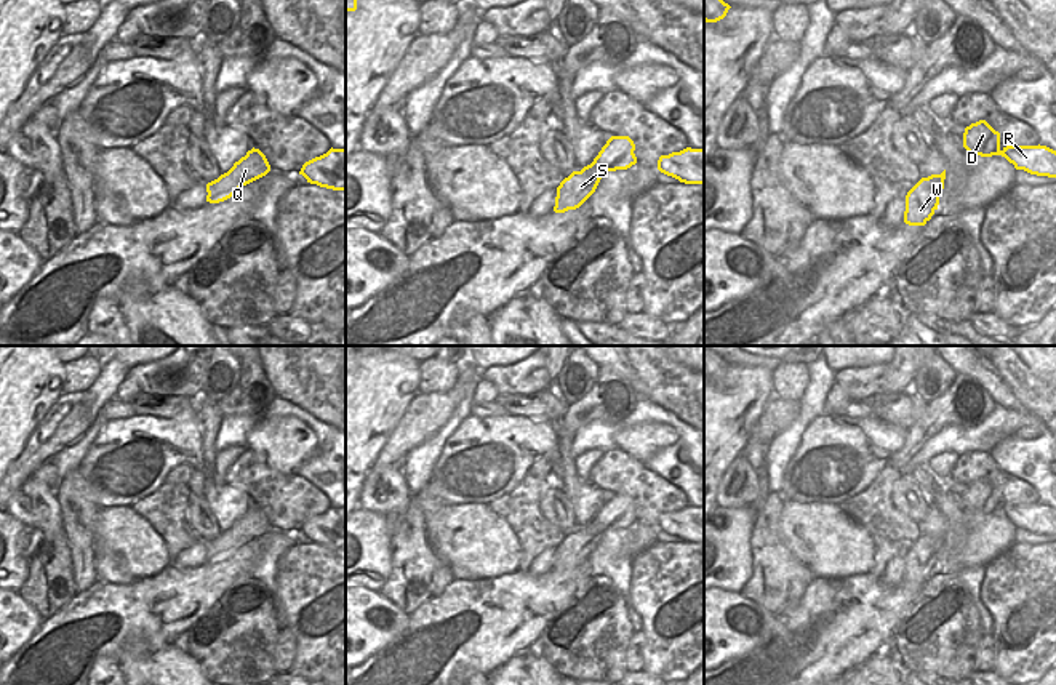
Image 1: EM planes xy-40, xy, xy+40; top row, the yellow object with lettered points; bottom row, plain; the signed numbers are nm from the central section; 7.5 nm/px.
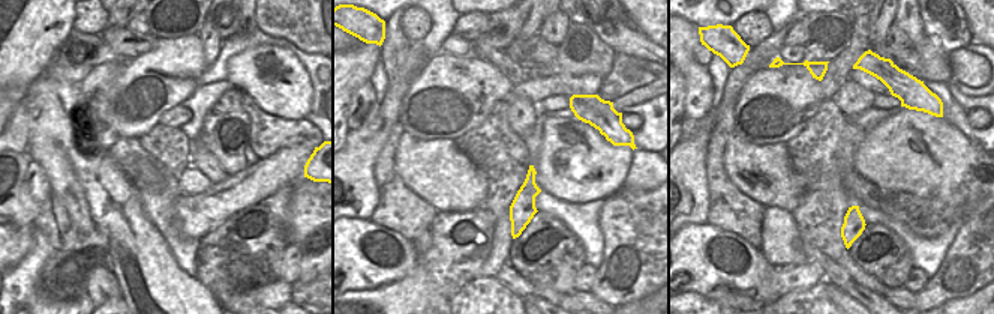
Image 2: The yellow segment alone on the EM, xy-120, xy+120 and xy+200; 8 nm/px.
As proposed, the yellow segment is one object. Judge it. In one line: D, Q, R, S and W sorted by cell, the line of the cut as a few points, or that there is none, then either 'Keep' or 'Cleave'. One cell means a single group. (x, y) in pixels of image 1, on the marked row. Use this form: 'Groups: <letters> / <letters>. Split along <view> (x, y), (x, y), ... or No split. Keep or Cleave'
Groups: D R / Q S W. Split along xy+40 (964, 143), (975, 149), (989, 149), (994, 154). Cleave

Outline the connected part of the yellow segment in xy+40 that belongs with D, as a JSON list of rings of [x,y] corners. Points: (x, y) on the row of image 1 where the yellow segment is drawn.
[[[979,120],[965,128],[963,144],[974,150],[990,150],[1005,157],[1016,170],[1030,174],[1056,178],[1056,150],[1046,146],[1006,146],[1000,147],[1000,133],[986,120]]]

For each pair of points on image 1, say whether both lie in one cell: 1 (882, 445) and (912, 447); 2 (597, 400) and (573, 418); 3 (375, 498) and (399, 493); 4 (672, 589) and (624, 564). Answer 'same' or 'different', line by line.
1: different
2: same
3: same
4: different

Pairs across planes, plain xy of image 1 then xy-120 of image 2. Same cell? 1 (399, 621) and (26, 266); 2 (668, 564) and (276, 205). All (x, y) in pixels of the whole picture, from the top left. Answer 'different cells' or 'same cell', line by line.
1: different cells
2: different cells

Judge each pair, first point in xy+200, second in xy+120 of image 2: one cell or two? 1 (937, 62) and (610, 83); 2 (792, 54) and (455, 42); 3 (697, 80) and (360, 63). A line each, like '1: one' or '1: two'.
1: two
2: one
3: two

